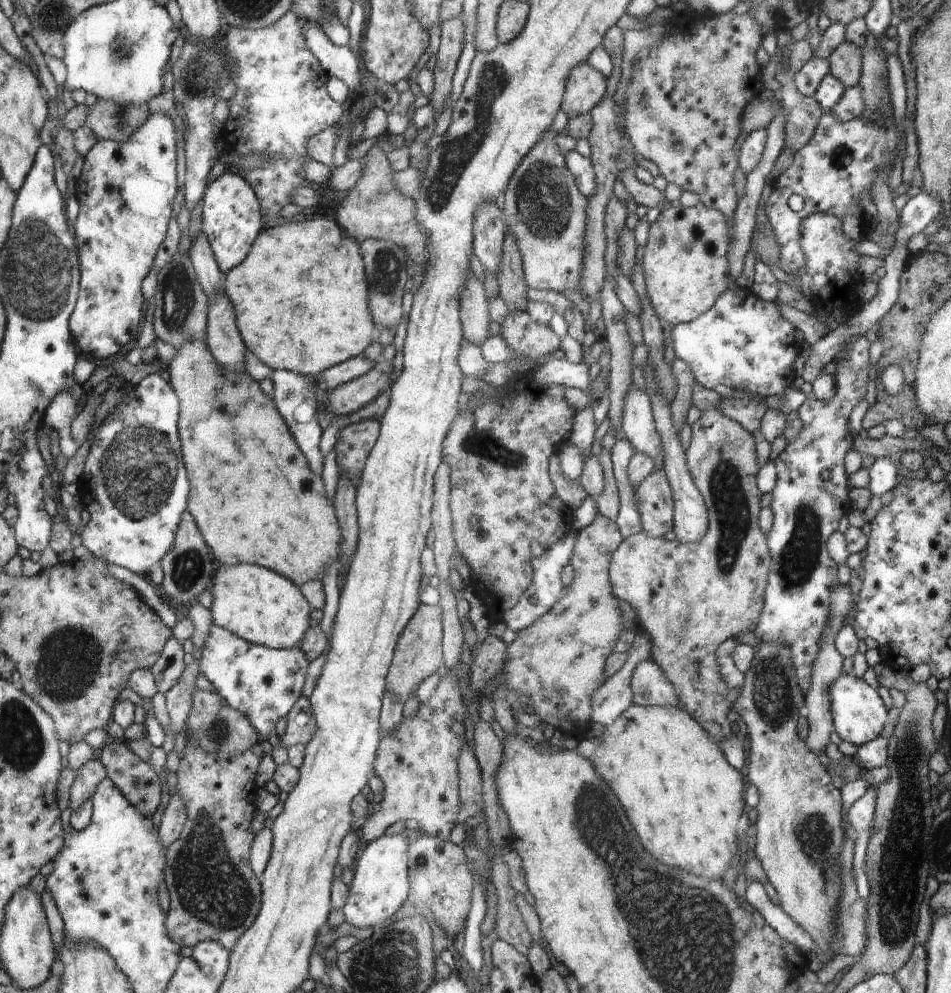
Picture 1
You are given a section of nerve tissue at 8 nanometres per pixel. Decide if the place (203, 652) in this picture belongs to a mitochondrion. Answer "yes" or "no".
no

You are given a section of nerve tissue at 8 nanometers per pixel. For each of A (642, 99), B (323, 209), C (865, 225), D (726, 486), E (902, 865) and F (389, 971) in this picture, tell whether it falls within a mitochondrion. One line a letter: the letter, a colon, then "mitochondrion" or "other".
A: mitochondrion
B: other
C: other
D: mitochondrion
E: mitochondrion
F: mitochondrion

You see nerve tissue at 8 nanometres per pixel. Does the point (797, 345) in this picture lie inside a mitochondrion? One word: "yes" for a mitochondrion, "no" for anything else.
no

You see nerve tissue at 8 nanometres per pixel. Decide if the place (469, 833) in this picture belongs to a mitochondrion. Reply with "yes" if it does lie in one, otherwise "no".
no

